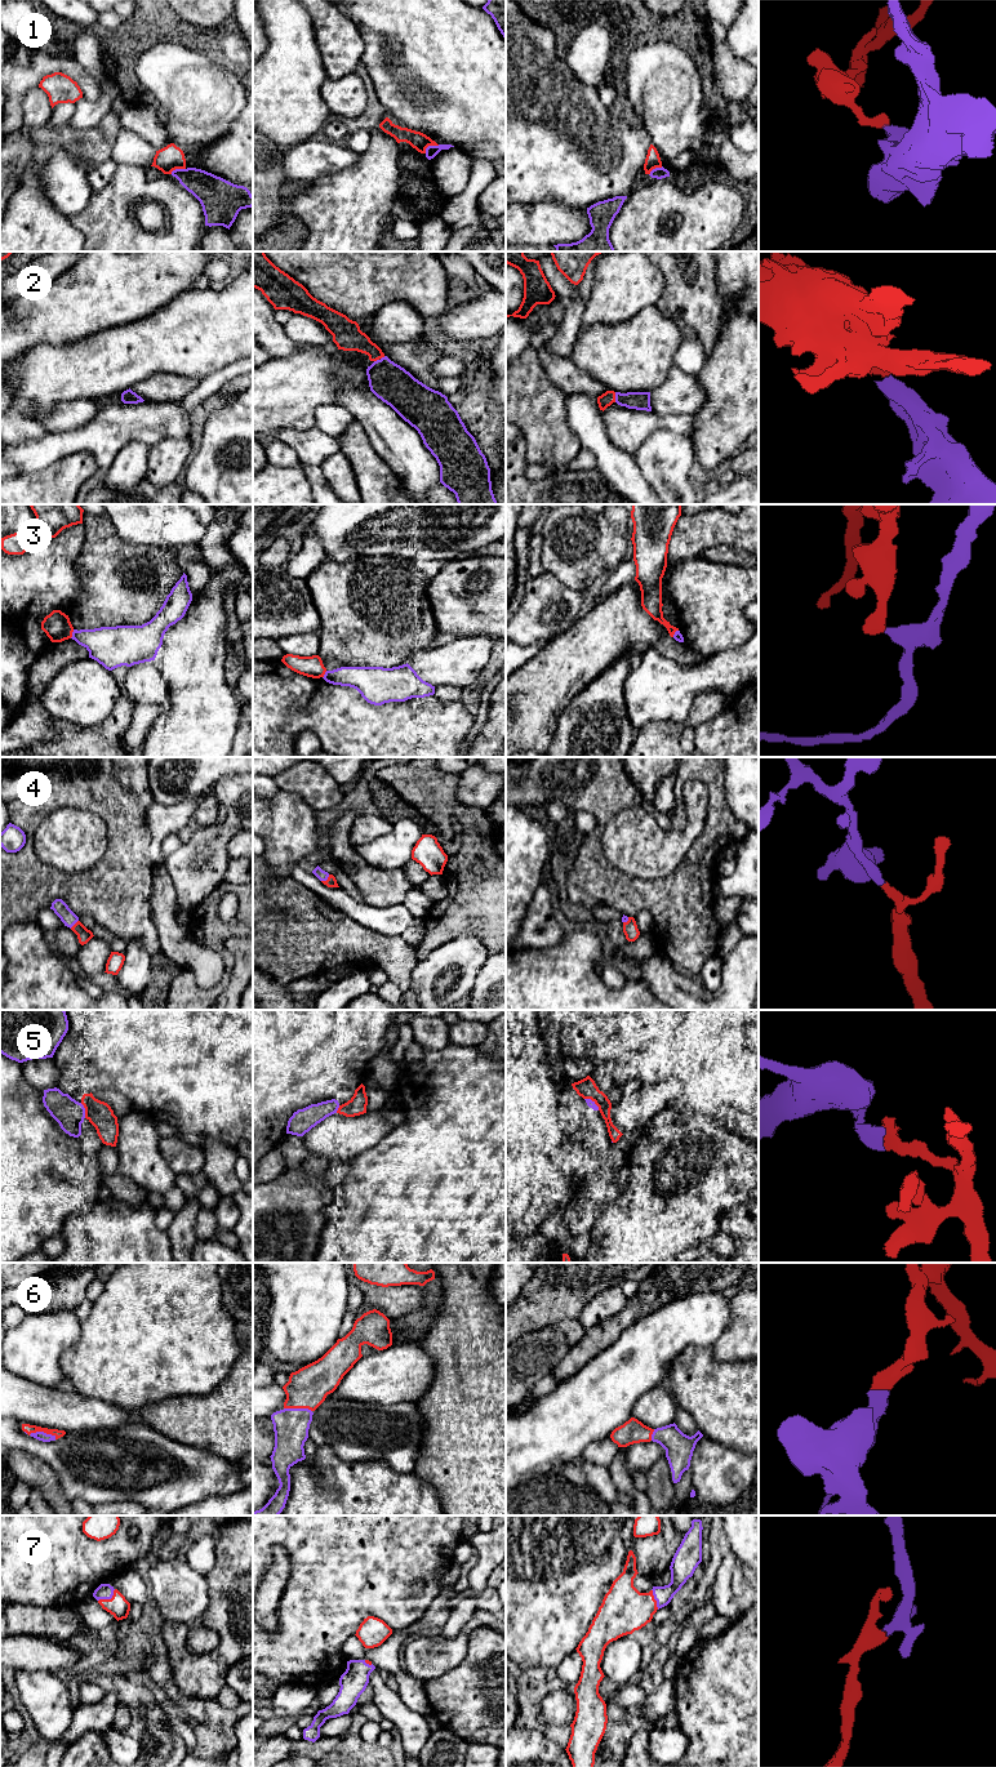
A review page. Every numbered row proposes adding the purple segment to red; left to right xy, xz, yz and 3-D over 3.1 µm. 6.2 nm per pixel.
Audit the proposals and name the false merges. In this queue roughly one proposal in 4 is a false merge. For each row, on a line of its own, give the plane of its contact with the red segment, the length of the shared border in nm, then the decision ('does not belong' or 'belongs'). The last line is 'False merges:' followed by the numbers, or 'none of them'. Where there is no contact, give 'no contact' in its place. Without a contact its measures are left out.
1: meets red in xz; contact 110 nm long; does not belong
2: meets red in yz; contact 60 nm long; belongs
3: meets red in xy; contact 60 nm long; does not belong
4: meets red in xz; contact 70 nm long; belongs
5: meets red in xy; contact 100 nm long; belongs
6: meets red in xy; contact 200 nm long; belongs
7: meets red in xy; contact 130 nm long; belongs
False merges: 1, 3

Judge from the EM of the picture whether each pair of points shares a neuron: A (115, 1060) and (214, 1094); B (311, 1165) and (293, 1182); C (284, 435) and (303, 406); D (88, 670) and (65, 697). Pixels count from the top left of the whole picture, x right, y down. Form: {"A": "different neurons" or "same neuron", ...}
{"A": "same neuron", "B": "different neurons", "C": "different neurons", "D": "same neuron"}

